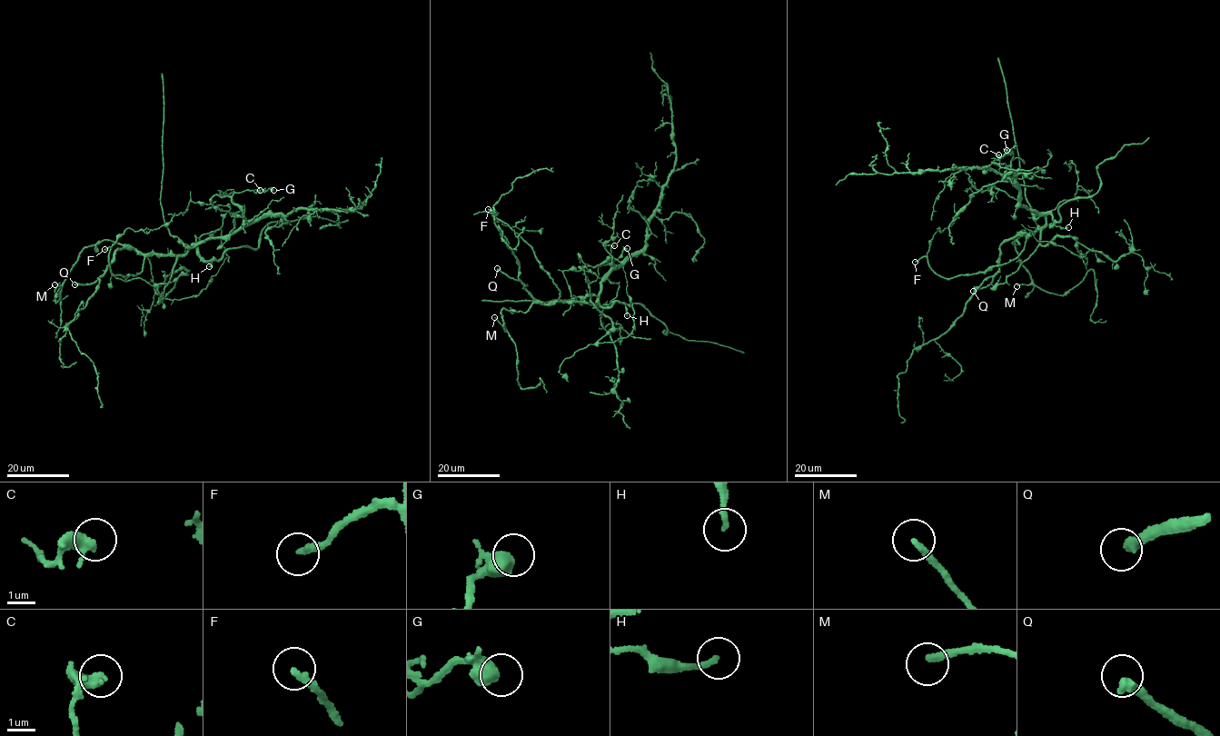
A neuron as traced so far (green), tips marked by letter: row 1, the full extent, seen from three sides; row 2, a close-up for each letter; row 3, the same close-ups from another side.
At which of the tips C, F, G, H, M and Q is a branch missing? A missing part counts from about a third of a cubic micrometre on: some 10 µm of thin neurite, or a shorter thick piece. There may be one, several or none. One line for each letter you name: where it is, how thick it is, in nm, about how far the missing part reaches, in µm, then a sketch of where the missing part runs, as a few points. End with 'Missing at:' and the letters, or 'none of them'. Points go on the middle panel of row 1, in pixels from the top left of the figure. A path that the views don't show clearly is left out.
F: (488, 209) | 280 nm | 20 µm
Q: (497, 268) | 380 nm | 35 µm
Missing at: F, Q

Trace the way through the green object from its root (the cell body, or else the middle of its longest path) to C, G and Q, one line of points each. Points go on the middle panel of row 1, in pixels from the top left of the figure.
C: (590, 303), (595, 304), (598, 300), (600, 283), (620, 263), (611, 257), (597, 266), (608, 263), (614, 245)
G: (590, 303), (595, 304), (598, 300), (600, 283), (620, 263), (611, 257), (597, 266), (615, 261), (627, 248)
Q: (590, 303), (536, 302), (523, 287), (527, 285), (497, 268)

